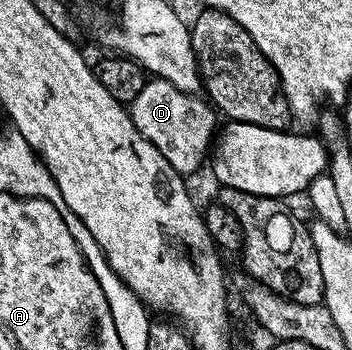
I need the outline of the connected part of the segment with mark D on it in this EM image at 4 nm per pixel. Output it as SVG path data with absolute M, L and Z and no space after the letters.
M149 79L128 110L139 135L152 143L177 173L190 175L206 164L219 122L214 106L204 96L184 93L160 79Z

